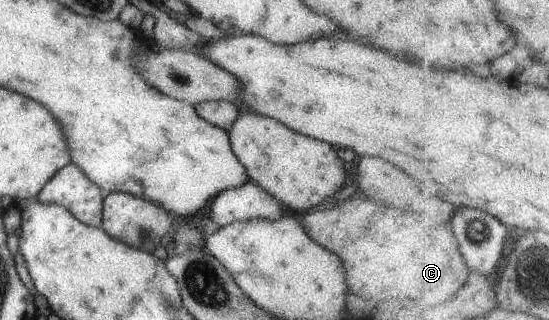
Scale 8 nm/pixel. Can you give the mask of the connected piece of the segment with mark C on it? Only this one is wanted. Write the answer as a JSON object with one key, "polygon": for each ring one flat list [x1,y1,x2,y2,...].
{"polygon":[[353,197,353,201,343,201,343,205,313,211,312,213,299,213,299,221,305,233,325,249,331,249,341,263,345,265,344,276,347,283,347,293,353,293,361,299,415,299,417,303,445,303,451,299,469,277,469,269,459,255,459,243,449,225,433,225,417,221,417,215,399,211,395,207,383,207,369,199]]}

